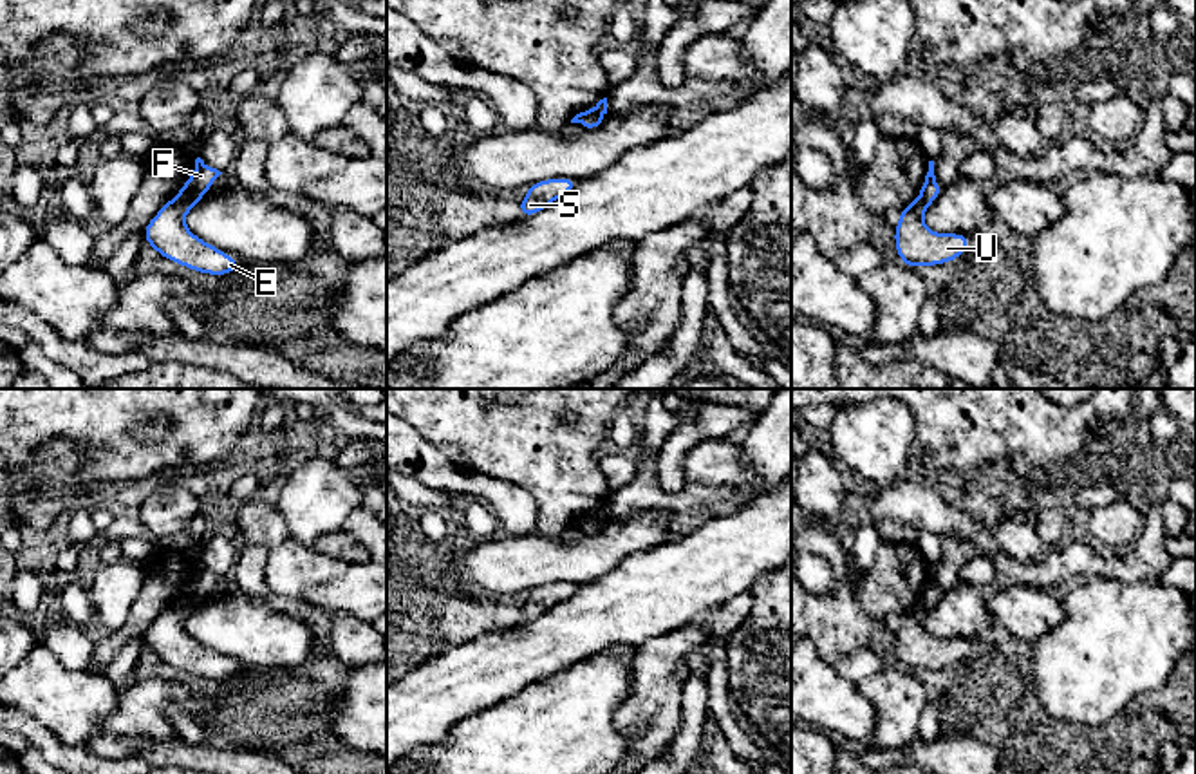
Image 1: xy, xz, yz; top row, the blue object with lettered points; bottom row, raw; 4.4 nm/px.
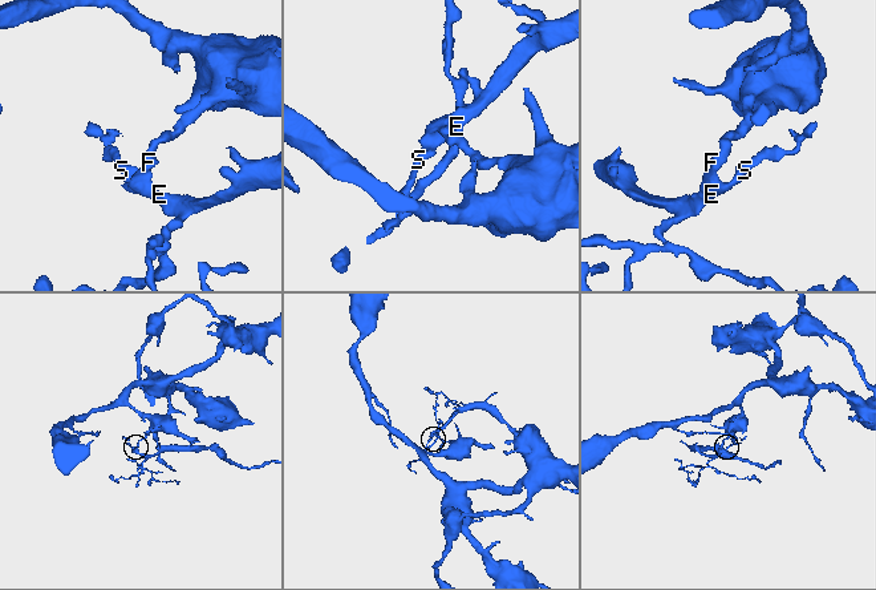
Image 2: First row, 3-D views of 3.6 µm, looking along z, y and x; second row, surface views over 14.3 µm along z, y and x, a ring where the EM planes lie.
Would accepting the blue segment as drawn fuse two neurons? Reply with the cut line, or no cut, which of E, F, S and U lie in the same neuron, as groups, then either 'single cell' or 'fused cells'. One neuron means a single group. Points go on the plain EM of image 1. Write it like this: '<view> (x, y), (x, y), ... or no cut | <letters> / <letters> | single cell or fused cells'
xz (604, 518), (588, 518), (579, 527) | E S U / F | fused cells

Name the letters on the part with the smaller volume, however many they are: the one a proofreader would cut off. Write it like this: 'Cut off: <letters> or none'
Cut off: E, S, U

